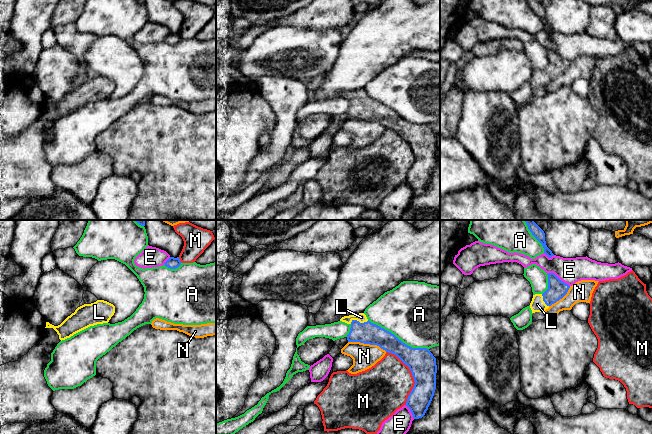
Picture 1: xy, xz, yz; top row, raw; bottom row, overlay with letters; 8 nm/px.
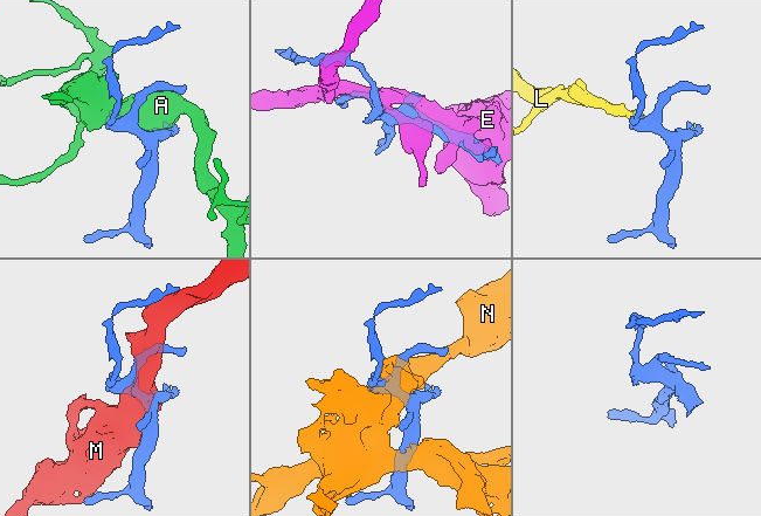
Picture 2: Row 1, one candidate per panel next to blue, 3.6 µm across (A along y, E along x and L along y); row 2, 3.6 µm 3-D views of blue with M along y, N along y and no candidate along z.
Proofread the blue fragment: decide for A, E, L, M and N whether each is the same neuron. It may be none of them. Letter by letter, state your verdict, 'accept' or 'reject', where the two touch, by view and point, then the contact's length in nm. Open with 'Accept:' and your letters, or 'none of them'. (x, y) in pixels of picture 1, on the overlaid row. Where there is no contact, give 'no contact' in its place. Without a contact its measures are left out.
Accept: L
A: reject | xz (397, 338) | 550 nm
E: reject | yz (557, 277) | 220 nm
L: accept | xz (359, 322) | 150 nm
M: reject | xz (412, 375) | 460 nm
N: reject | xz (367, 343) | 320 nm

